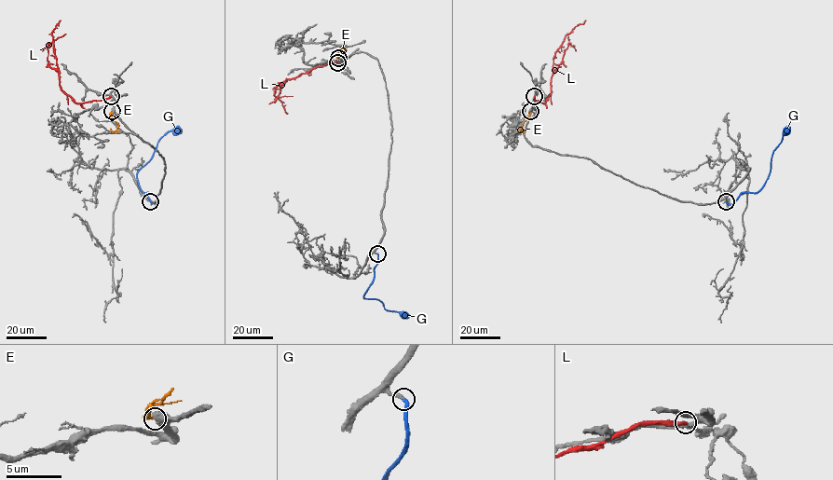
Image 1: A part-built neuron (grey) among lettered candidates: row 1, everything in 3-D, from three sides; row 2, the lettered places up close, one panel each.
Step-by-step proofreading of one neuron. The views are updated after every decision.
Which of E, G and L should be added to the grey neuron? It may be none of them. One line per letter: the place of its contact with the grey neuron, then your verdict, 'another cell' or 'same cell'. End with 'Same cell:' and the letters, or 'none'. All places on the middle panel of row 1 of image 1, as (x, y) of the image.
E: contact (338, 58); another cell
G: contact (377, 253); same cell
L: contact (337, 62); another cell
Same cell: G

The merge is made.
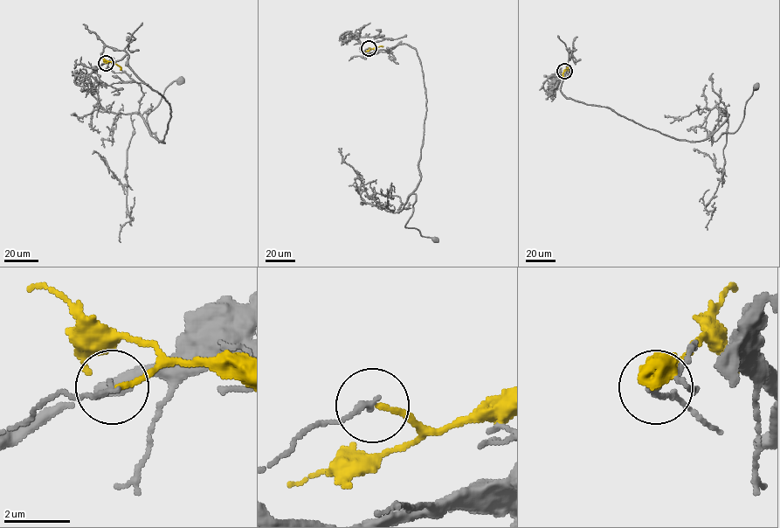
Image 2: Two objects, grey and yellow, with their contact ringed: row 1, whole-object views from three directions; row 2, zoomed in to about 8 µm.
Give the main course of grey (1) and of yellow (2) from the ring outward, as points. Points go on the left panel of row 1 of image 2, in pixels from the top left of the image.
1: (106, 63), (128, 54), (128, 66), (169, 103), (159, 142), (148, 115), (181, 80)
2: (106, 63), (112, 62), (120, 70)

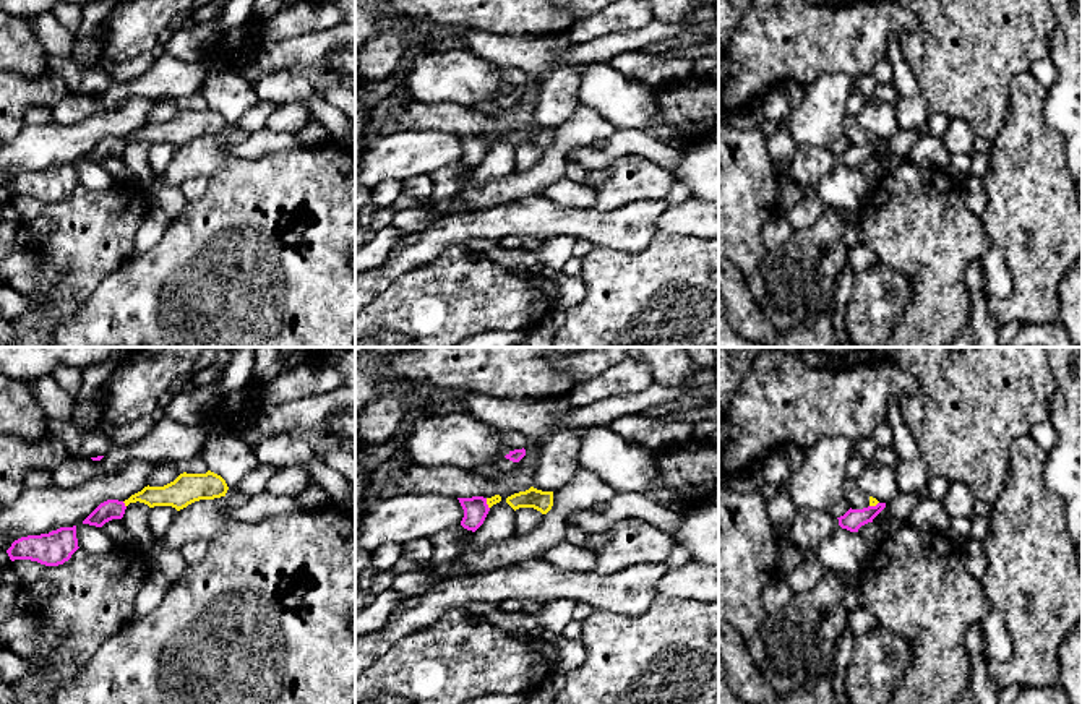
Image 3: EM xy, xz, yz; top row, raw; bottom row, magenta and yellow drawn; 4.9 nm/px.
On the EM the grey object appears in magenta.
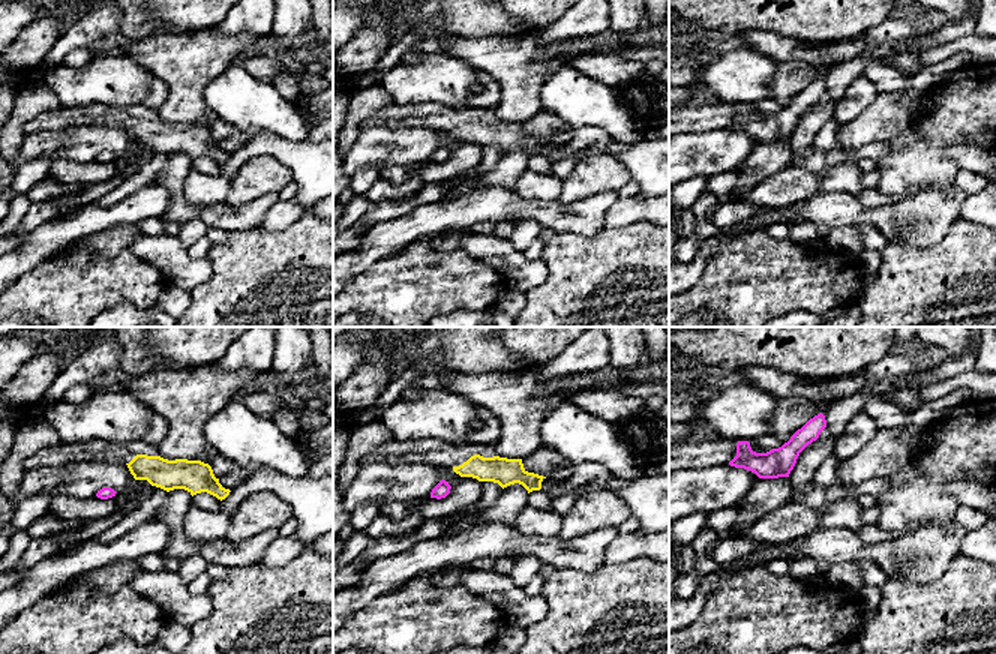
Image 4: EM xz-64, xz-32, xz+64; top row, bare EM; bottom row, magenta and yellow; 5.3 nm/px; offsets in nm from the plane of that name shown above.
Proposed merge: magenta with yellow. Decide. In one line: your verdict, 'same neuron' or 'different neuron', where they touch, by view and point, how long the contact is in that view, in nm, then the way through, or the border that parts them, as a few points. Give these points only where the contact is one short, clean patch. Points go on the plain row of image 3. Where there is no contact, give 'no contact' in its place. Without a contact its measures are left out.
different neuron; contact xy (124, 141); length 40 nm; border xy (122, 138), (125, 143)

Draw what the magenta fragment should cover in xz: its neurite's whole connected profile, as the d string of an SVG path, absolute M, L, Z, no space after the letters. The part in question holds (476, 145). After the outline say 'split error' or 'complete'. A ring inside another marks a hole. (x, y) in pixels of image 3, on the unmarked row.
M472 133L472 135L457 135L457 136L464 146L464 154L461 157L461 162L467 167L475 169L483 161L490 148L487 135Z; complete

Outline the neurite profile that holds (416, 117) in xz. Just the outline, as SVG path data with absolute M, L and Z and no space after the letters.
M417 101L394 112L380 127L380 135L391 135L394 131L451 131L454 135L483 133L488 144L501 138L496 115L457 107L454 104L428 105Z

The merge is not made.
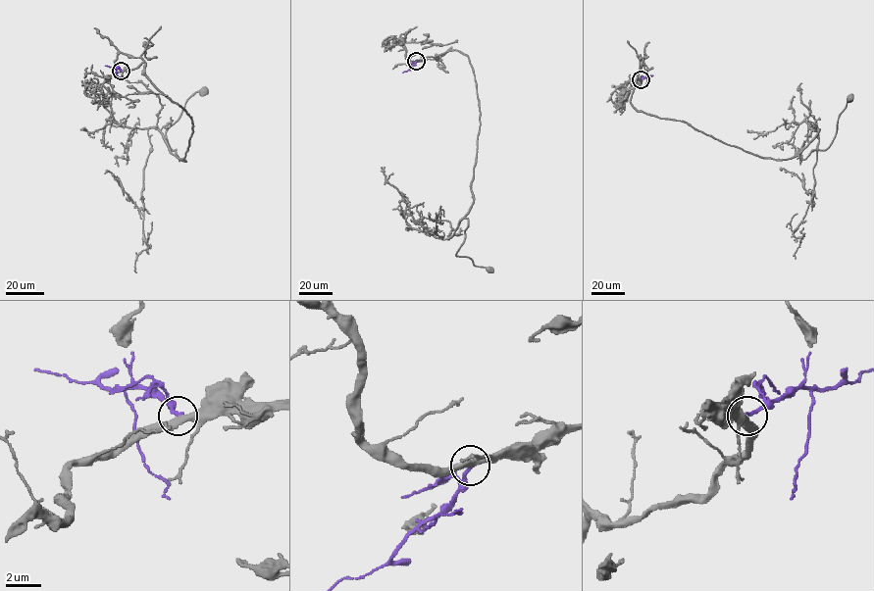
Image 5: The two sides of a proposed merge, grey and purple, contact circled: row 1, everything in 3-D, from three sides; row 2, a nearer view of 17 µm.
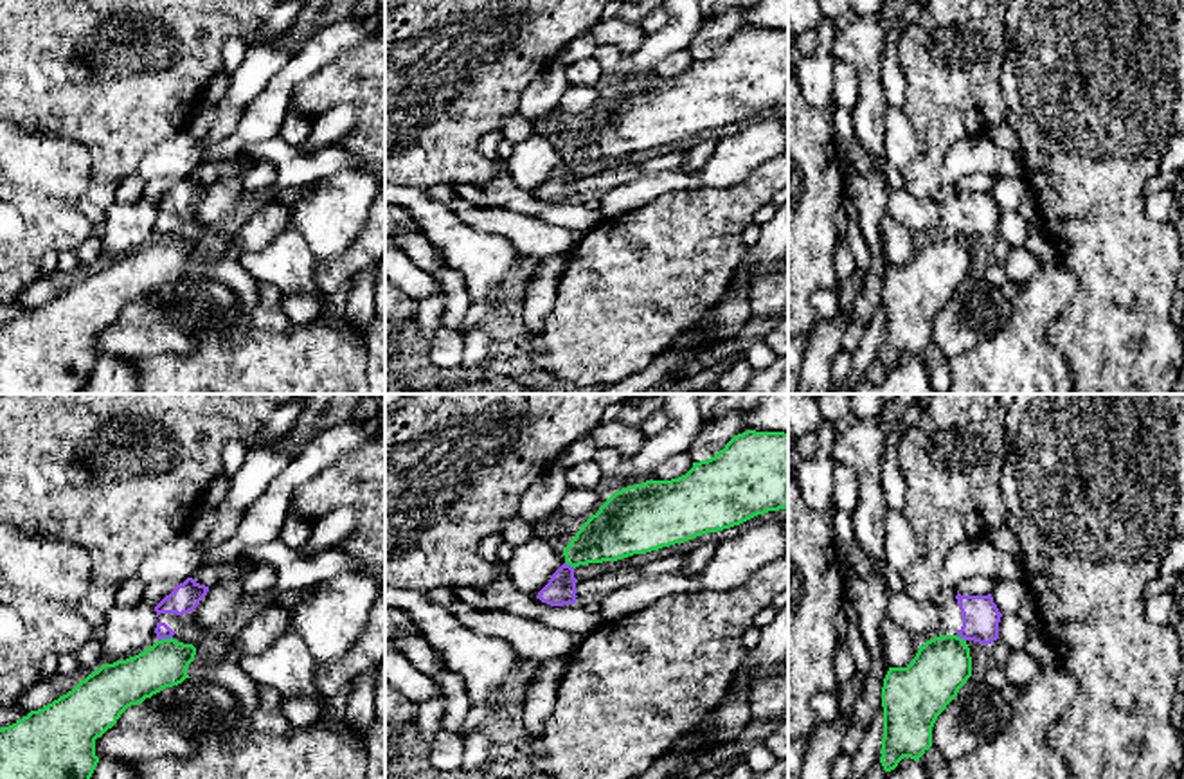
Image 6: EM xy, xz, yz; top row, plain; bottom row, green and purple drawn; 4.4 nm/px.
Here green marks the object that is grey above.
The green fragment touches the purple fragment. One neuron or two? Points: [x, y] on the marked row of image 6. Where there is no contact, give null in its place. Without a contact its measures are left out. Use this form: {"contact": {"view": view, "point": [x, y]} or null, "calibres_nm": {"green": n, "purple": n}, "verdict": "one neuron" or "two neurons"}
{"contact": {"view": "xy", "point": [164, 639]}, "calibres_nm": {"green": 220, "purple": 70}, "verdict": "two neurons"}

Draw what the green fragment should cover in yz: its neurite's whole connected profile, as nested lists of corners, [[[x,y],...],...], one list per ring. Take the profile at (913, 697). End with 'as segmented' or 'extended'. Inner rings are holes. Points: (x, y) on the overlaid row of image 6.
[[[939,635],[919,646],[907,667],[889,667],[882,687],[884,738],[880,763],[885,772],[903,757],[919,761],[932,747],[937,716],[972,676],[964,639]]]; as segmented

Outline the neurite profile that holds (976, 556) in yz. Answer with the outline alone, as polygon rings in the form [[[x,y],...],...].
[[[977,536],[957,543],[948,552],[939,574],[939,586],[957,590],[964,579],[975,576],[1024,583],[1024,565],[1020,556],[1004,554],[986,536]]]

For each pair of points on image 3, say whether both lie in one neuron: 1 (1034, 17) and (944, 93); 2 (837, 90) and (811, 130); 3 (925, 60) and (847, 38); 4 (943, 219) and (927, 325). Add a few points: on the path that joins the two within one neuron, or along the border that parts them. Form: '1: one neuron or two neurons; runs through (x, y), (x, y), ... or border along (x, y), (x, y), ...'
1: one neuron; runs through (1011, 26), (967, 70)
2: one neuron; runs through (828, 99), (816, 120)
3: two neurons; border along (917, 17), (917, 23), (899, 38)
4: one neuron; runs through (938, 245), (938, 299)

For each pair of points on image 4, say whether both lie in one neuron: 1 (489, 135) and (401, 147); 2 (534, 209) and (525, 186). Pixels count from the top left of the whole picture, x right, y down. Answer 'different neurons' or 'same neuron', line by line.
1: different neurons
2: different neurons

